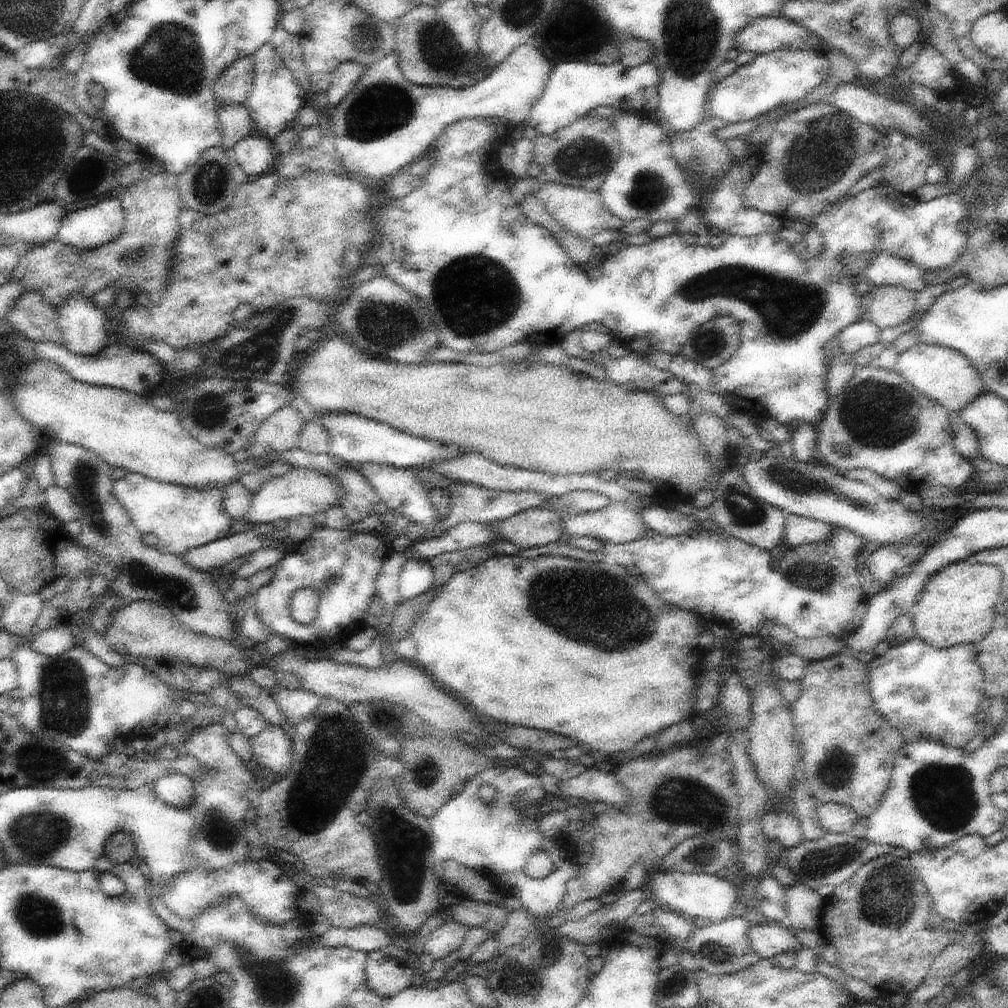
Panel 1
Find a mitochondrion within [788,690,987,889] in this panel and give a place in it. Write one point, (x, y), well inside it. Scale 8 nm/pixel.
(946, 795)

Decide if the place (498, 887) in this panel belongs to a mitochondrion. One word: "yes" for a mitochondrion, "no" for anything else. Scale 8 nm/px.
no

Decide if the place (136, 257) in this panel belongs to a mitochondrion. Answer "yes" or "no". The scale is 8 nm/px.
yes

